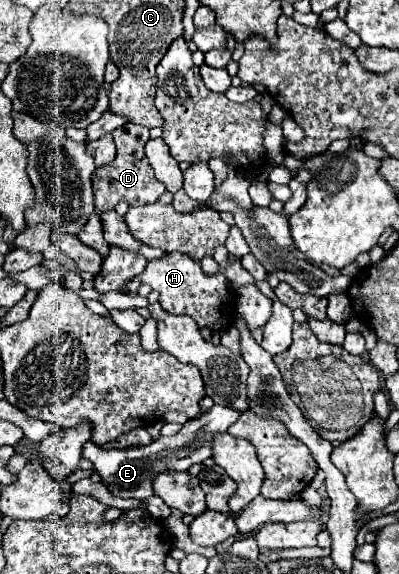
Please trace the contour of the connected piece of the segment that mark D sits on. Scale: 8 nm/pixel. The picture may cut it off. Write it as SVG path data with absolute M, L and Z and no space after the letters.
M124 124L118 130L112 132L114 144L116 144L116 160L104 168L96 170L94 178L94 202L98 210L112 210L120 200L126 200L130 206L146 206L154 204L164 192L164 184L156 180L154 170L144 156L146 140L150 140L150 132L144 126L136 124Z

